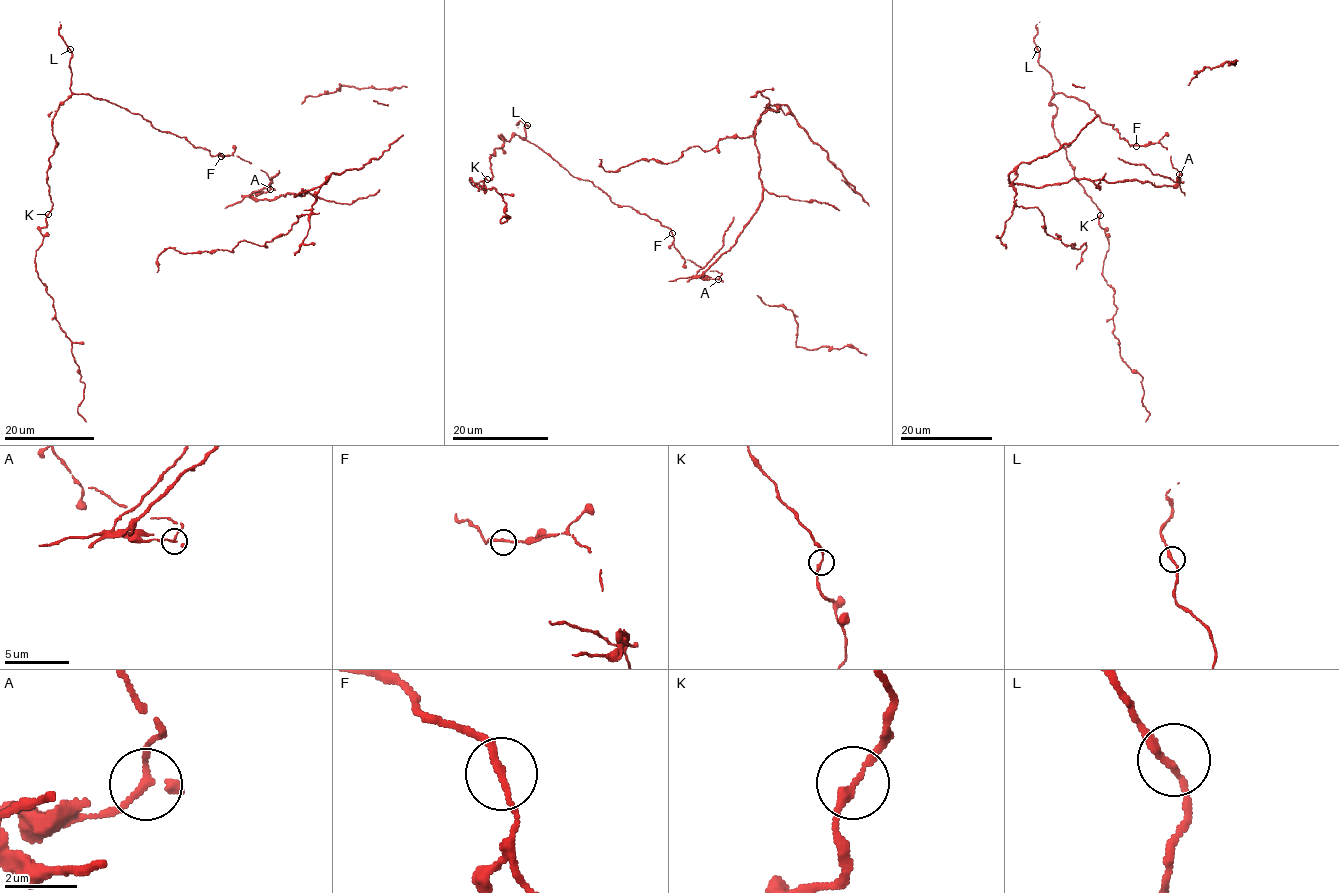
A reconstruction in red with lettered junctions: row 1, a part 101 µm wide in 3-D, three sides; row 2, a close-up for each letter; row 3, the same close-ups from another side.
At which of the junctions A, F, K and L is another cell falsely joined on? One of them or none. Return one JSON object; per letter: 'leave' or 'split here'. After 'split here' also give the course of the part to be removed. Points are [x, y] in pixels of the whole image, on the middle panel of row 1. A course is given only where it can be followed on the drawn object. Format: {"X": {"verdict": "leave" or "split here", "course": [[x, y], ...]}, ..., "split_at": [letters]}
{"A": {"verdict": "split here", "course": [[719, 279], [699, 276], [761, 200], [754, 128], [768, 105], [788, 108], [671, 163], [599, 159]]}, "F": {"verdict": "leave"}, "K": {"verdict": "leave"}, "L": {"verdict": "leave"}, "split_at": ["A"]}

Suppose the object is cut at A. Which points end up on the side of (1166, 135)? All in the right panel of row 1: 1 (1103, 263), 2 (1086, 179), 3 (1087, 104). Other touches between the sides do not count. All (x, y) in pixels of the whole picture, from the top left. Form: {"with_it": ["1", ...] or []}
{"with_it": ["1", "3"]}

